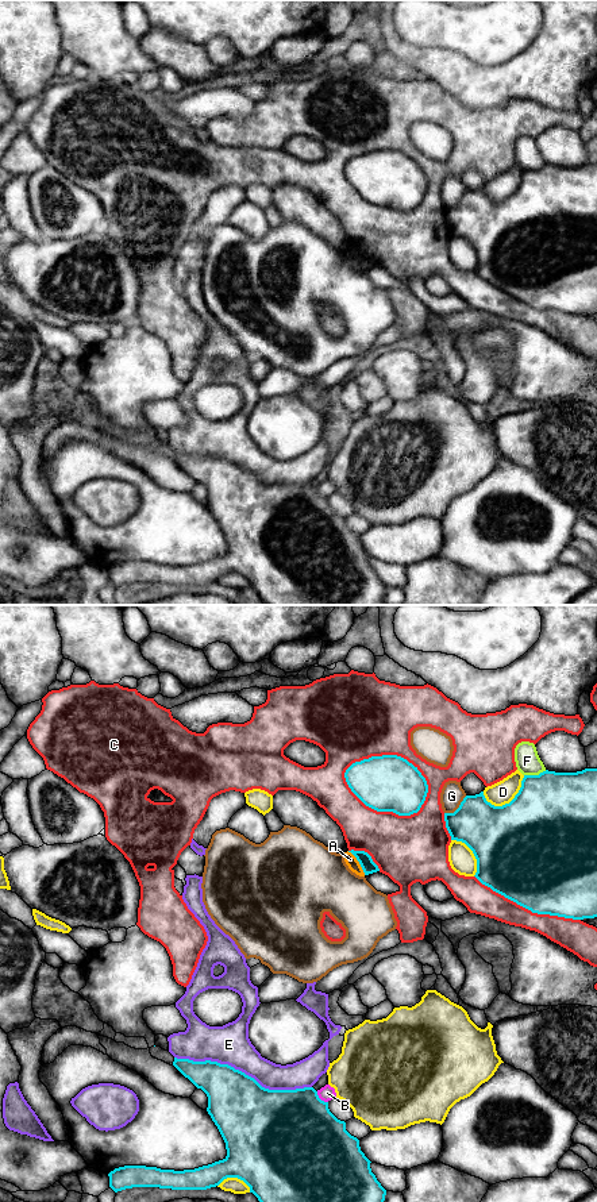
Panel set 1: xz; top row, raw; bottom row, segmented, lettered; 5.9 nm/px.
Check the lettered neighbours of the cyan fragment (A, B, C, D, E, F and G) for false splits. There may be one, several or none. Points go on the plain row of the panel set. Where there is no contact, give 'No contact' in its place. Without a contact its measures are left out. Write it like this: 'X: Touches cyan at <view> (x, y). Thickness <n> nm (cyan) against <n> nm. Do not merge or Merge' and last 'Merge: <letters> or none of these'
A: Touches cyan at xz (358, 255). Thickness 80 nm (cyan) against 70 nm. Do not merge
B: Touches cyan at xz (319, 493). Thickness 500 nm (cyan) against 90 nm. Do not merge
C: Touches cyan at xz (392, 150). Thickness 340 nm (cyan) against 460 nm. Do not merge
D: Touches cyan at xz (511, 196). Thickness 500 nm (cyan) against 140 nm. Do not merge
E: Touches cyan at xz (243, 467). Thickness 380 nm (cyan) against 240 nm. Do not merge
F: Touches cyan at xz (535, 170). Thickness 480 nm (cyan) against 140 nm. Do not merge
G: Touches cyan at xz (458, 203). Thickness 320 nm (cyan) against 140 nm. Do not merge
Merge: none of these

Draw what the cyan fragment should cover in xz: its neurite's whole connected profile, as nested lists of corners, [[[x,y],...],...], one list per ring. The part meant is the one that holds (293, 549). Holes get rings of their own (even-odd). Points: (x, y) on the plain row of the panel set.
[[[174,452],[173,461],[208,492],[207,506],[227,544],[223,555],[194,565],[124,560],[108,569],[118,587],[132,582],[207,585],[227,573],[243,575],[266,605],[384,605],[386,585],[371,567],[359,535],[328,504],[313,482],[269,485],[217,456]]]

